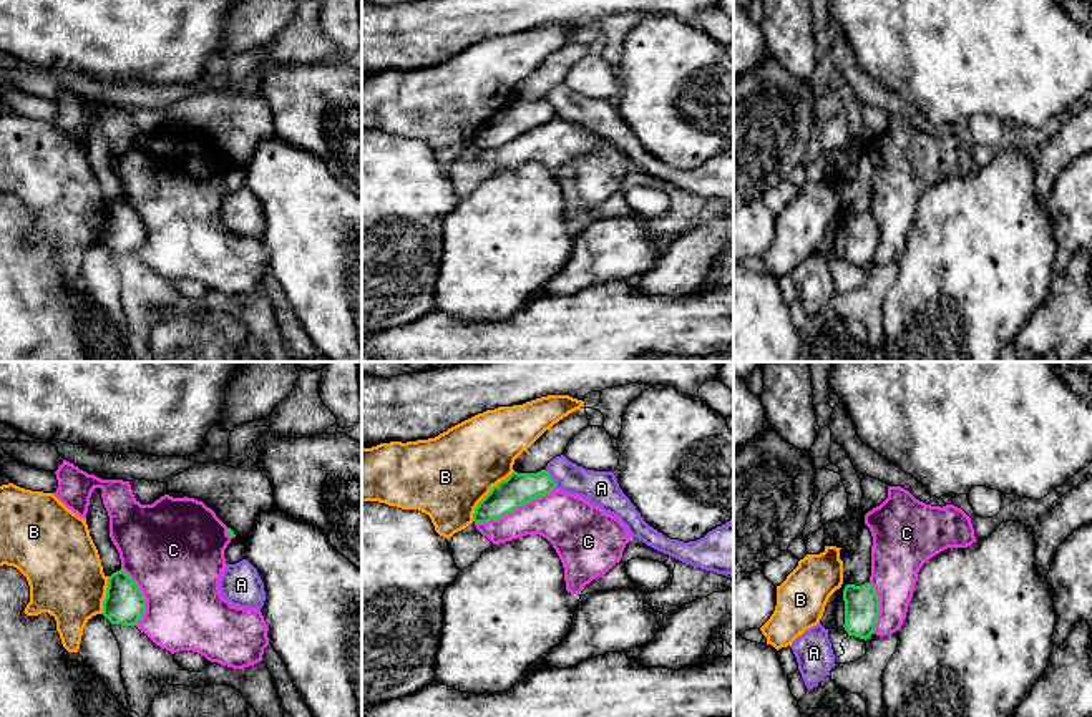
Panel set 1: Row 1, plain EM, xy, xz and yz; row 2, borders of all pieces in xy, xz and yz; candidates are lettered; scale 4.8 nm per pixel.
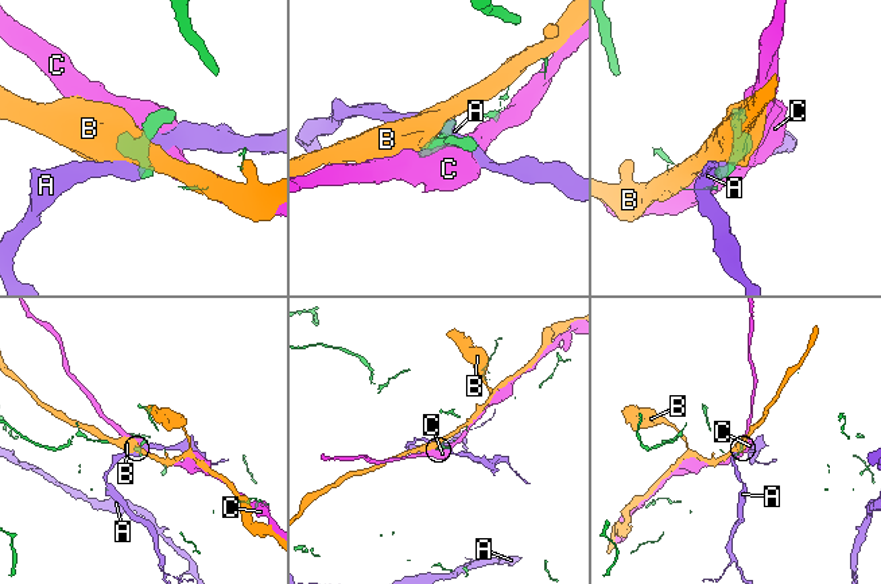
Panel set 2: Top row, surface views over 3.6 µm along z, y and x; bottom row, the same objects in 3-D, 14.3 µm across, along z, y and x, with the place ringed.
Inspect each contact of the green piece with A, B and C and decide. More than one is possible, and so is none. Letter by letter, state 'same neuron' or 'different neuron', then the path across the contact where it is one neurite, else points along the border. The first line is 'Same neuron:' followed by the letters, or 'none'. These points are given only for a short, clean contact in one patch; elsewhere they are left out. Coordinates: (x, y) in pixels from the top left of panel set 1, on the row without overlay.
Same neuron: none
A: different neuron
B: different neuron | along xz (513, 98), (478, 131), (472, 148)
C: different neuron

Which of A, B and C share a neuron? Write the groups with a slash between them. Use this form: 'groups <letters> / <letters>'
groups A / B / C

